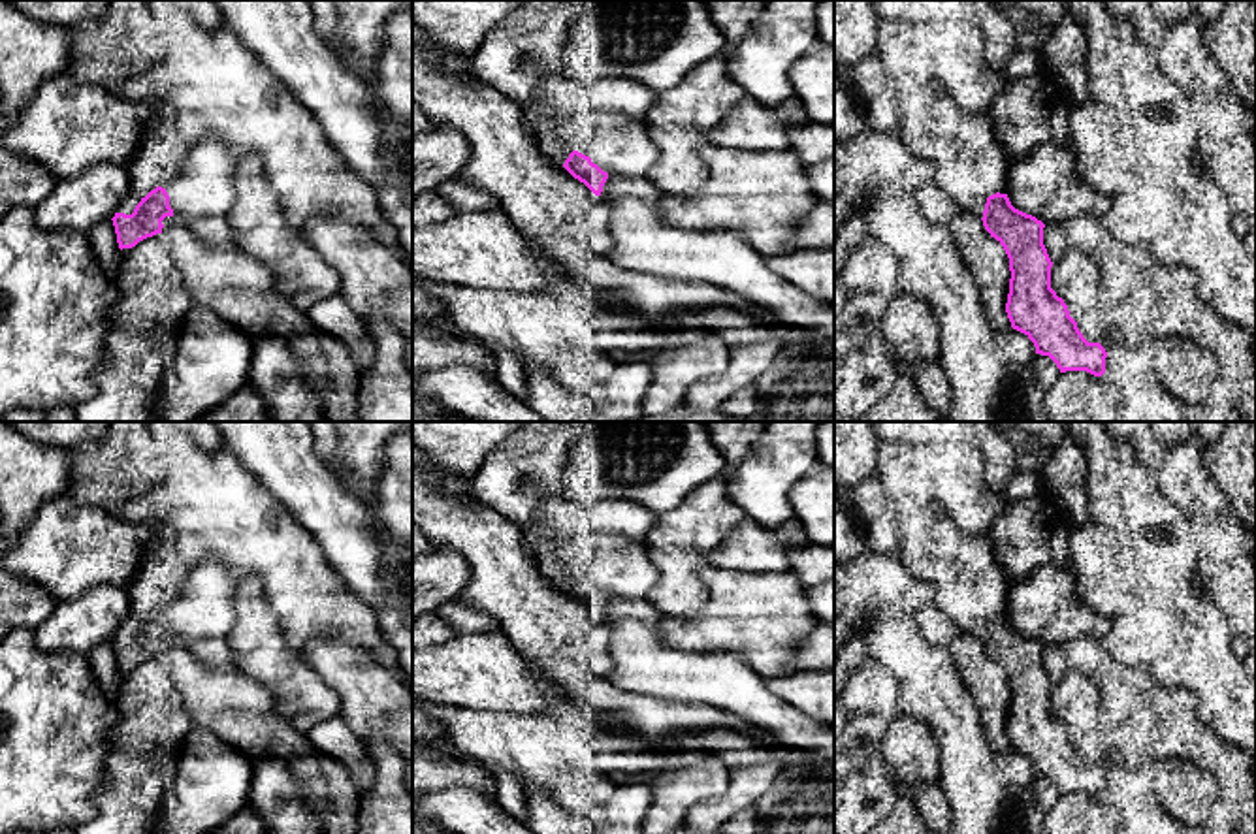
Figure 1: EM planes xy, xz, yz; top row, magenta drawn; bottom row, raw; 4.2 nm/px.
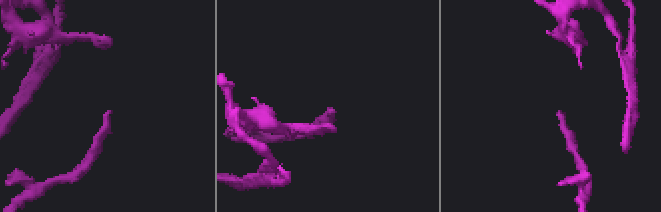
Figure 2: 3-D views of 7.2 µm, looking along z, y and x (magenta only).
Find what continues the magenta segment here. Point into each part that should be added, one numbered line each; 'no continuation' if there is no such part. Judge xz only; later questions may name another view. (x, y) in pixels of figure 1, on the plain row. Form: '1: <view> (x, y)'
1: xz (554, 556)

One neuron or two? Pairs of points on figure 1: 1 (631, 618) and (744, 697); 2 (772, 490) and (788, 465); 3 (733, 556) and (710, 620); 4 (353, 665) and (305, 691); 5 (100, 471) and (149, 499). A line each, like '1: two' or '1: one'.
1: one
2: one
3: two
4: two
5: two

